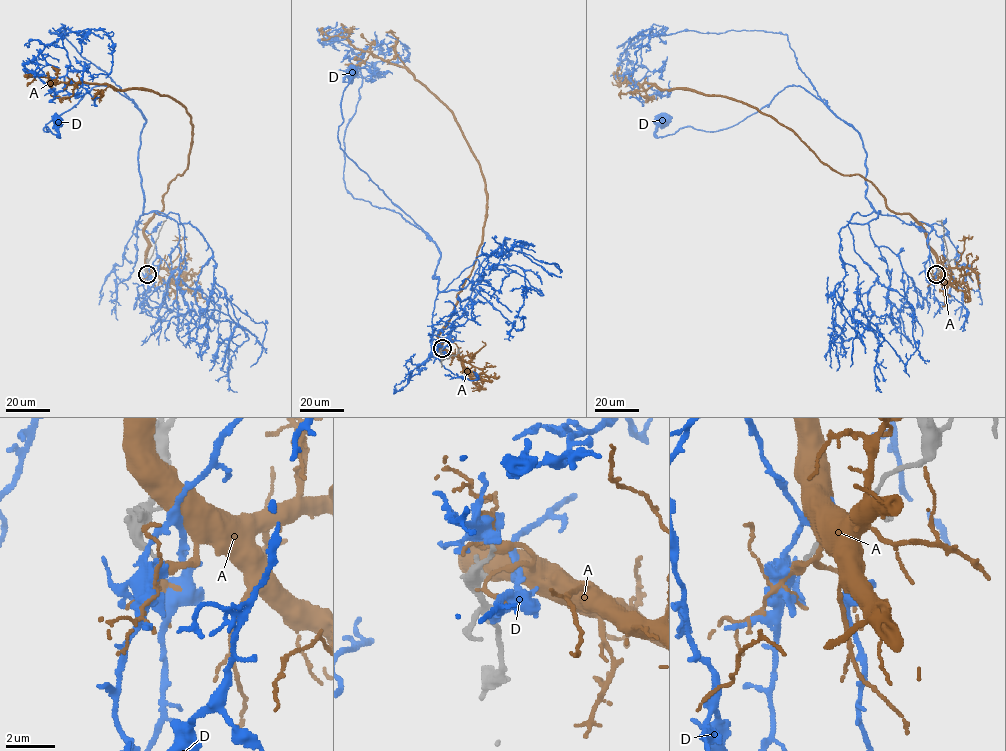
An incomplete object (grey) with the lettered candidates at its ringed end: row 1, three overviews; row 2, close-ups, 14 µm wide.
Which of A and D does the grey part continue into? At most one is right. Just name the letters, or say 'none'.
none

